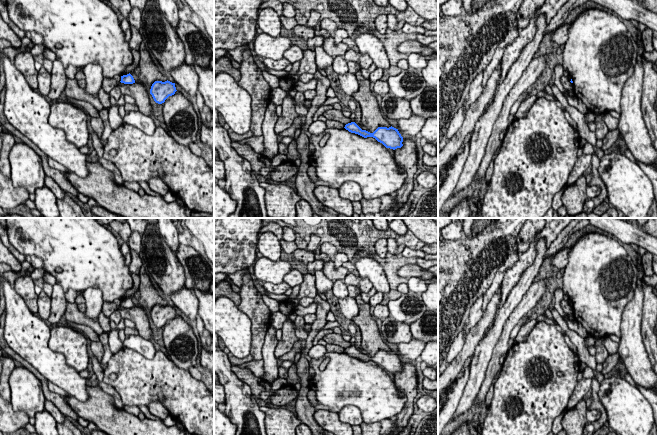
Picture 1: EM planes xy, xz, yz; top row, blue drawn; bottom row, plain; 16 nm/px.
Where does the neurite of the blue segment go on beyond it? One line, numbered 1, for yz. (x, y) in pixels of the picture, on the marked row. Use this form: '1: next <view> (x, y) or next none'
1: next none

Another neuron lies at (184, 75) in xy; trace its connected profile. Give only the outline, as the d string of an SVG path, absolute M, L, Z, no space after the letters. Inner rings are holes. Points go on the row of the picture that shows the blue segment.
M183 62L170 71L170 76L190 96L196 96L199 92L199 76L193 66Z

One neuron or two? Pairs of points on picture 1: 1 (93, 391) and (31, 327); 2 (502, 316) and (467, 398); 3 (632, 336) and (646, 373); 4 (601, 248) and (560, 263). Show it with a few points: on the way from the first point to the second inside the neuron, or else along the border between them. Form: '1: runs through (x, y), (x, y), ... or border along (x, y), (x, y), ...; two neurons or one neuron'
1: border along (89, 385), (88, 397), (83, 401), (69, 394); two neurons
2: runs through (493, 336), (484, 349), (476, 378); one neuron
3: runs through (632, 345), (632, 351), (637, 364); one neuron
4: border along (571, 246), (568, 252), (568, 263), (563, 268); two neurons

